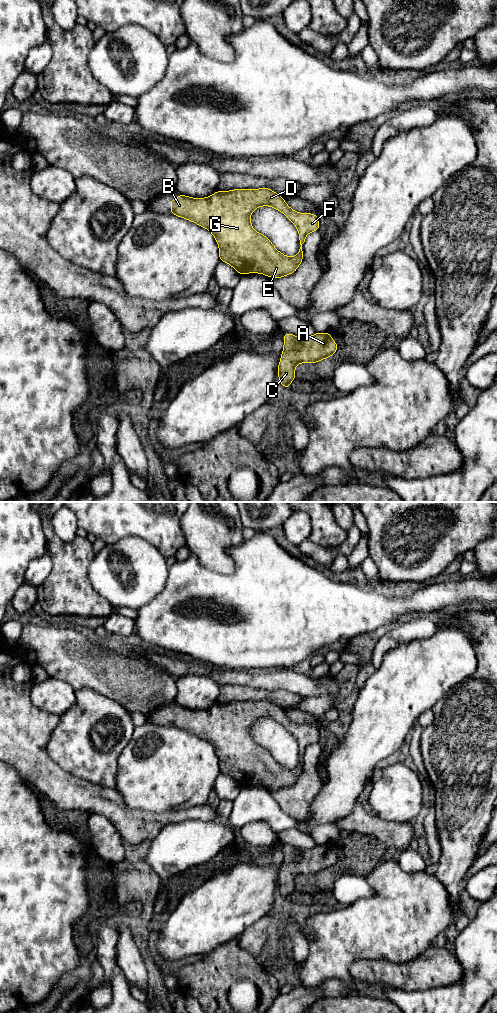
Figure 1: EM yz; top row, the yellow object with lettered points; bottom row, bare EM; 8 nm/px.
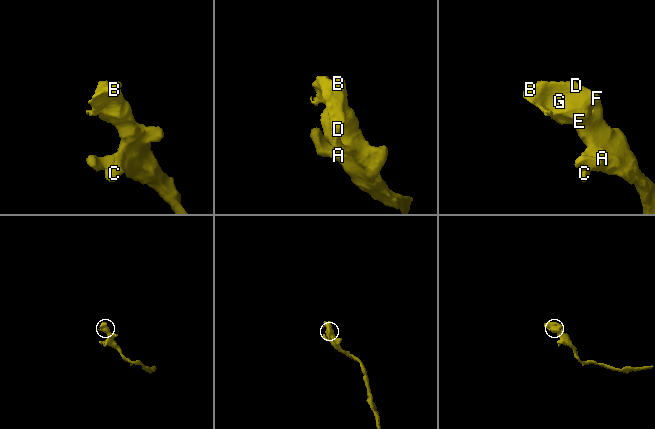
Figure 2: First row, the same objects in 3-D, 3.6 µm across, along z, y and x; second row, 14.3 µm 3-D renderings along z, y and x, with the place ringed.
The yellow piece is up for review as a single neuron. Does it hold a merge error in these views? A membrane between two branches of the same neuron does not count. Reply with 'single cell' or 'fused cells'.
single cell

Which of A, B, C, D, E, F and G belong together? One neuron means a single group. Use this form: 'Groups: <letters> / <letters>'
Groups: A B C D E F G

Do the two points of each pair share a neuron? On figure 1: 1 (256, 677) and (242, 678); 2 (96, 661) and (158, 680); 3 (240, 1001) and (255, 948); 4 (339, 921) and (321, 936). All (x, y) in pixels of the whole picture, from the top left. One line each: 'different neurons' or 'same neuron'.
1: same neuron
2: same neuron
3: different neurons
4: same neuron

